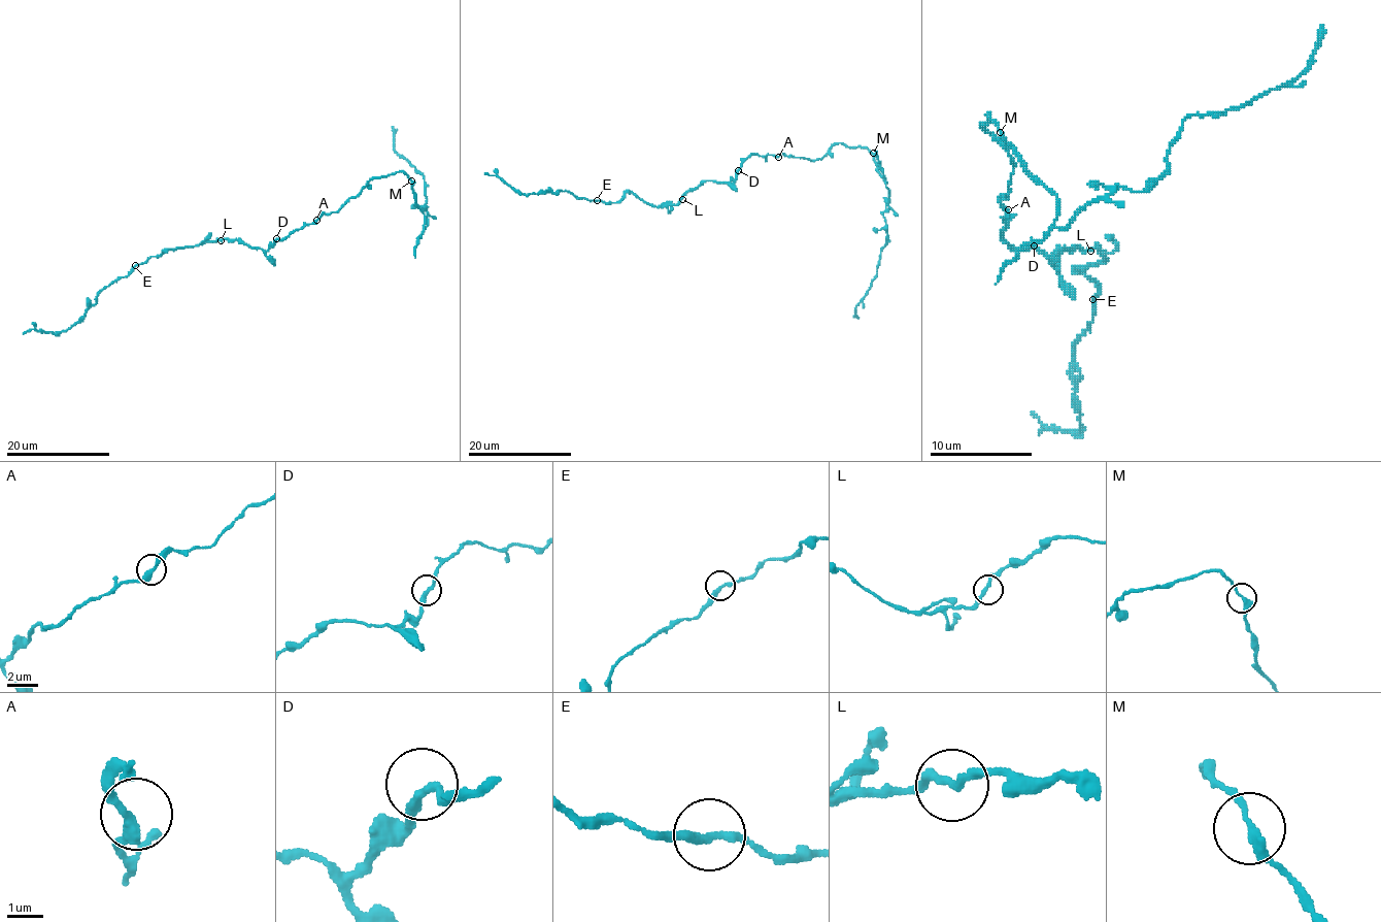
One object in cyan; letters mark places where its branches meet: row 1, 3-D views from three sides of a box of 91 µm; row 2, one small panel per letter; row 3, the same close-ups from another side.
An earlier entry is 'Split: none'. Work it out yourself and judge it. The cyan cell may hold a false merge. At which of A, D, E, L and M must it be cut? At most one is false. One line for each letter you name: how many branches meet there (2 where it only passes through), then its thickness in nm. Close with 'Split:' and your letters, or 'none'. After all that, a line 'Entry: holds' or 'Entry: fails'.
Split: none
Entry: holds

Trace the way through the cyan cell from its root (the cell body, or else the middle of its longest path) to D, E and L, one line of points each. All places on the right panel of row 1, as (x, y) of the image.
D: (1006, 211), (1003, 237), (1013, 248), (1034, 245)
E: (1006, 211), (1003, 237), (1056, 271), (1065, 248), (1098, 248), (1106, 261), (1077, 268), (1098, 282), (1092, 299)
L: (1006, 211), (1003, 237), (1013, 248), (1034, 248), (1046, 253), (1056, 271), (1054, 258), (1065, 248), (1090, 251)

